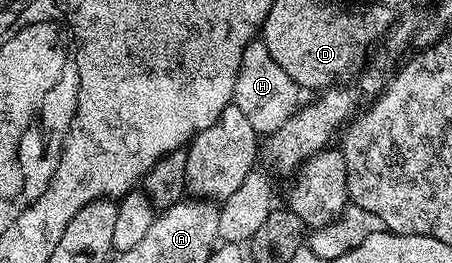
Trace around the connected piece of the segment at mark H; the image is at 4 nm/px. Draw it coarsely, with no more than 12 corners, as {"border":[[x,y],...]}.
{"border":[[263,40],[242,52],[232,101],[257,136],[300,109],[301,87]]}

